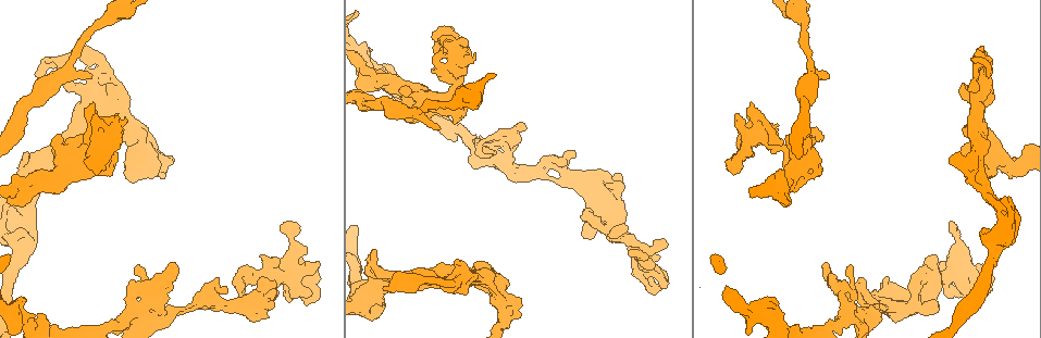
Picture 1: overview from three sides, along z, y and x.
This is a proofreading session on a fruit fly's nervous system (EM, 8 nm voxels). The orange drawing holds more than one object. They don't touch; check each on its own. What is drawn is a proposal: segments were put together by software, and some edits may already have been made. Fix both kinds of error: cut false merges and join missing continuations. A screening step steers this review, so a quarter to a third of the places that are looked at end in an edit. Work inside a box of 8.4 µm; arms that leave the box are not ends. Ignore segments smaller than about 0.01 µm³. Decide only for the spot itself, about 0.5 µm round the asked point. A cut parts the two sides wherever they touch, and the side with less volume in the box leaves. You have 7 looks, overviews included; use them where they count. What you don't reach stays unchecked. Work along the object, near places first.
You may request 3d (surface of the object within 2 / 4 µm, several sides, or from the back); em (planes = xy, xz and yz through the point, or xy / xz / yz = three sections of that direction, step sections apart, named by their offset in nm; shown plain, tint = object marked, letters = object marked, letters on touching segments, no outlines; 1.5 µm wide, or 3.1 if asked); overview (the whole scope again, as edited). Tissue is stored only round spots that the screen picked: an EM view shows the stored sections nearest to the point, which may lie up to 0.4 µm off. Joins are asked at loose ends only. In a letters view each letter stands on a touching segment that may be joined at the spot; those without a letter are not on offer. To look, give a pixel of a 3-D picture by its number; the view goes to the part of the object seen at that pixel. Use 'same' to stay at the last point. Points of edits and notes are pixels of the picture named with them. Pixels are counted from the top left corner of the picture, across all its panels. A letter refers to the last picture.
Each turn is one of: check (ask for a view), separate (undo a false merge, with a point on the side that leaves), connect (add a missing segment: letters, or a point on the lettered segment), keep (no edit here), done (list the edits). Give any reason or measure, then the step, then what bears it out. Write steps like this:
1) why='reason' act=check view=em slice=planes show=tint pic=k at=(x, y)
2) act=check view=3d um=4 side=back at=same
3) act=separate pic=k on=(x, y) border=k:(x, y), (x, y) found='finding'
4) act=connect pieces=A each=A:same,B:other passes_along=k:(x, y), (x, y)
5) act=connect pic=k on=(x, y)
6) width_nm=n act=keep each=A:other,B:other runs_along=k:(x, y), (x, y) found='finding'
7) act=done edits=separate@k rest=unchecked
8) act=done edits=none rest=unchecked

why='thin end' act=check view=em slice=planes show=letters pic=1 at=(438, 127)

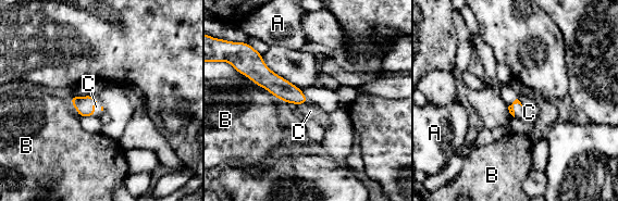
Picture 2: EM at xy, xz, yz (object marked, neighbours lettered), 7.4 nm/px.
act=connect pieces=C each=A:other,B:other,C:same found='it goes on there'

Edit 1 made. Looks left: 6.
why='an open end' act=check view=em slice=planes show=letters pic=1 at=(820, 169)

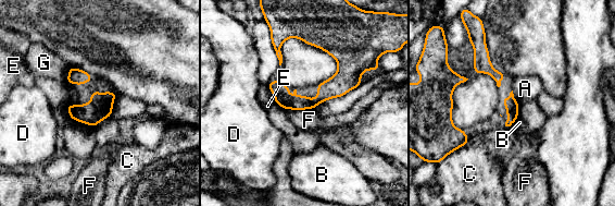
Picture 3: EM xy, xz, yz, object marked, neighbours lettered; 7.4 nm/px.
act=keep each=A:other,B:other,C:other,D:other,E:other,F:other,G:other border=3:(512, 91), (518, 104) found='none of them fits'

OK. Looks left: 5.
why='free end' act=check view=em slice=xz step=8 show=tint pic=1 at=(944, 263)

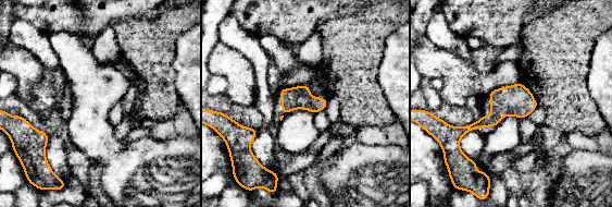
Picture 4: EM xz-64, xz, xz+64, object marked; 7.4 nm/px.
why='cut it another way' act=check view=em slice=planes show=letters at=same

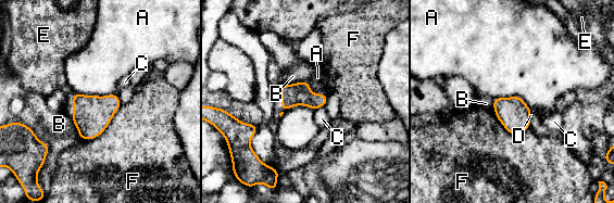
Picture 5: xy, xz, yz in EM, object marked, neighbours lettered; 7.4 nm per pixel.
width_nm=170 act=keep each=A:other,B:other,C:other,D:other,E:other,F:other found='no lettered segment goes on from it'

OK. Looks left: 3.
act=done edits=connect@2 rest=unchecked

